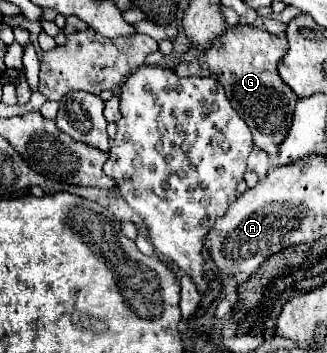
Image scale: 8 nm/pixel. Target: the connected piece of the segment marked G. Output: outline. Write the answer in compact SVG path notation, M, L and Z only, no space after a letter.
M236 26L212 44L212 74L224 86L226 96L234 110L246 120L252 130L254 146L268 152L268 156L278 156L278 146L284 142L290 126L292 112L298 96L288 84L280 80L278 62L288 52L286 36L274 36L262 28Z

